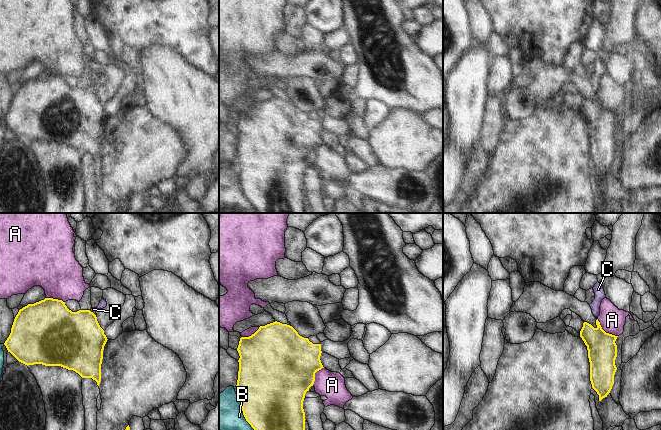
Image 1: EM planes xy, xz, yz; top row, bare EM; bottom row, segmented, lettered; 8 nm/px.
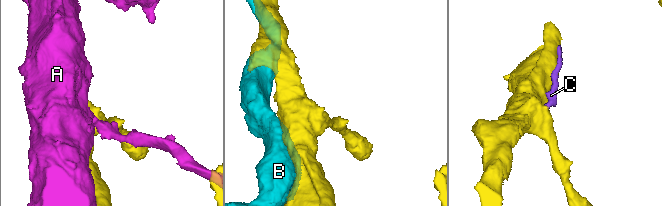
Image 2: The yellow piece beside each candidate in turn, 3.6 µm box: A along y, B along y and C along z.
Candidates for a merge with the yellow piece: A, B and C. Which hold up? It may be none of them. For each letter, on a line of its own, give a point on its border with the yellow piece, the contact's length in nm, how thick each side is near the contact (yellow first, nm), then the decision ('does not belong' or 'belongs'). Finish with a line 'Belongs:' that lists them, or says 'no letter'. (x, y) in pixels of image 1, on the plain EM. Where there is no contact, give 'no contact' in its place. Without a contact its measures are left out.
A: contact yz (604, 107); length 220 nm; calibres 240 and 200 nm; does not belong
B: contact xz (244, 192); length 380 nm; calibres 500 and 480 nm; does not belong
C: contact xy (92, 88); length 80 nm; calibres 440 and 30 nm; belongs
Belongs: C

